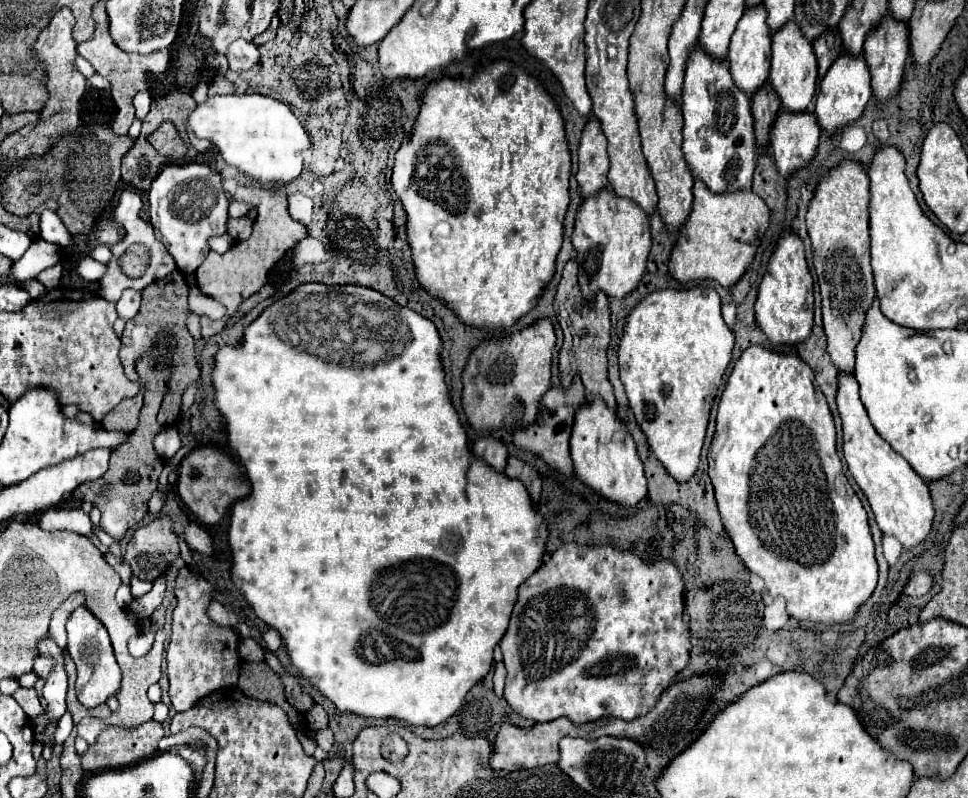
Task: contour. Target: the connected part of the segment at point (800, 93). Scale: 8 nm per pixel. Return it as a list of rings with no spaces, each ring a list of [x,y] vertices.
[[[790,19],[790,23],[786,23],[786,27],[782,27],[782,31],[778,31],[778,35],[772,35],[770,83],[776,89],[776,93],[782,101],[782,107],[796,111],[796,113],[804,111],[814,97],[816,77],[818,77],[818,63],[816,63],[812,43],[810,43],[810,39],[806,39],[806,35],[802,35],[798,23],[794,23]]]

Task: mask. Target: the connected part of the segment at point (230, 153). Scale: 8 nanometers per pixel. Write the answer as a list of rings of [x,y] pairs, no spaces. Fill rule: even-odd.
[[[216,95],[210,97],[206,103],[198,105],[196,111],[188,119],[188,131],[194,131],[196,137],[208,139],[226,159],[228,165],[238,167],[240,171],[248,173],[252,179],[260,183],[288,183],[302,173],[304,155],[310,149],[308,133],[296,115],[290,111],[288,105],[266,97],[266,95]]]

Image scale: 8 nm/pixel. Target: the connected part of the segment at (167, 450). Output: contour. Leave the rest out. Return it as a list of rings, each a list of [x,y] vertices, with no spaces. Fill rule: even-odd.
[[[166,427],[162,433],[154,437],[154,449],[162,459],[174,457],[174,453],[180,449],[180,435],[176,427]]]

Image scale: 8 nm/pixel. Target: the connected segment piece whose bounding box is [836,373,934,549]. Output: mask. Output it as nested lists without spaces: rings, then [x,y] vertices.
[[[842,375],[836,377],[838,389],[836,389],[836,405],[842,419],[844,429],[844,459],[848,463],[848,469],[864,495],[870,501],[870,507],[876,515],[876,523],[882,533],[890,533],[898,537],[904,549],[916,547],[922,543],[932,527],[934,509],[928,485],[922,481],[922,477],[916,475],[916,471],[902,459],[874,429],[874,425],[868,419],[868,413],[860,401],[858,393],[858,381],[854,375]]]

